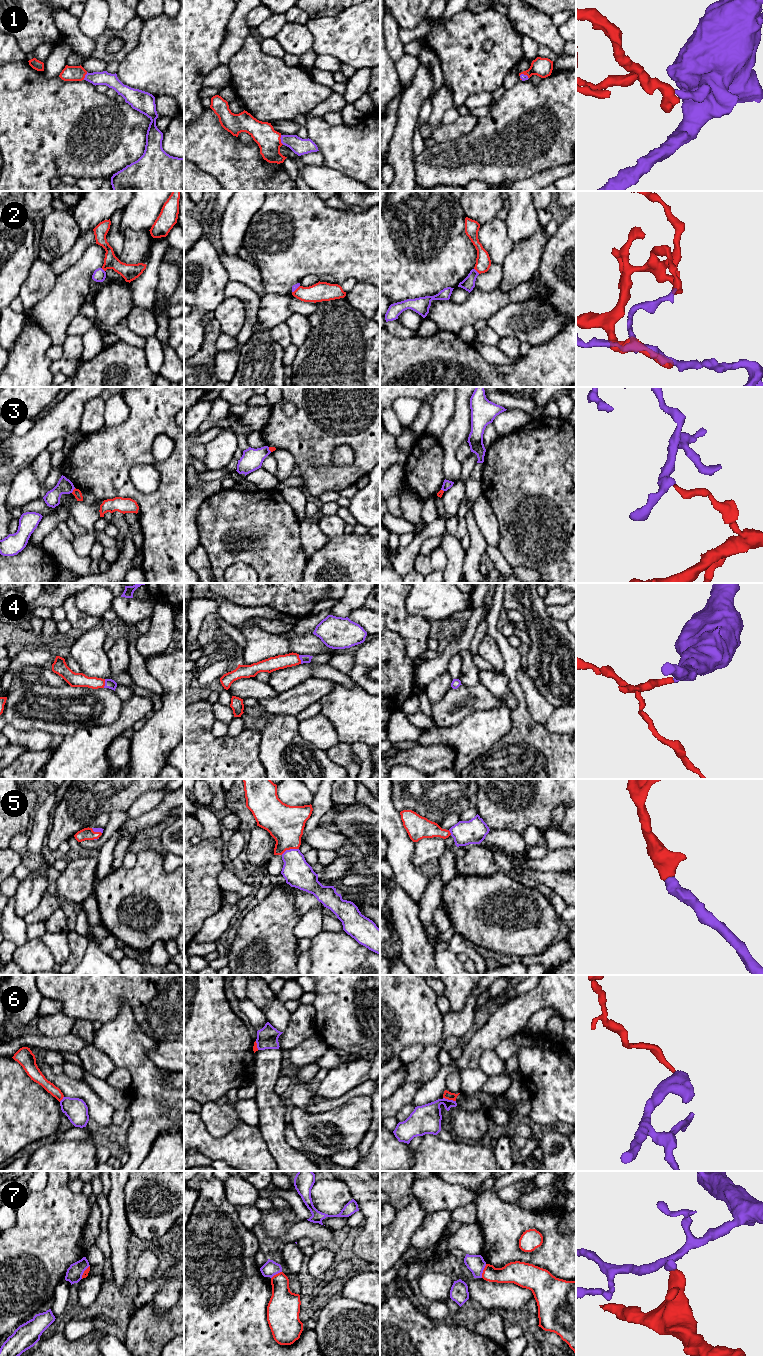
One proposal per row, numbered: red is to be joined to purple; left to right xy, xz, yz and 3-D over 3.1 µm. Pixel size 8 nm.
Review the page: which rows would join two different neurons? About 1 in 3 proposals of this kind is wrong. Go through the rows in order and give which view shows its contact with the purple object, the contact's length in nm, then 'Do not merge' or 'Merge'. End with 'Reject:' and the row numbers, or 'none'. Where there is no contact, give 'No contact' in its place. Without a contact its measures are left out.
1: Touches purple in xz. Shared border 80 nm. Merge
2: Touches purple in yz. Shared border 60 nm. Do not merge
3: Touches purple in xy. Shared border 50 nm. Do not merge
4: Touches purple in xy. Shared border 70 nm. Merge
5: Touches purple in xz. Shared border 150 nm. Merge
6: Touches purple in yz. Shared border 110 nm. Do not merge
7: Touches purple in yz. Shared border 120 nm. Do not merge
Reject: 2, 3, 6, 7

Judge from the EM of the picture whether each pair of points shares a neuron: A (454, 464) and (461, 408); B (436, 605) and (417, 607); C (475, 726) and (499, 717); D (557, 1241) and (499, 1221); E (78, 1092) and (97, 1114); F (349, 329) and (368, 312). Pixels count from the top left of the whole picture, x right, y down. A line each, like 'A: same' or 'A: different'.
A: same
B: same
C: same
D: same
E: same
F: different

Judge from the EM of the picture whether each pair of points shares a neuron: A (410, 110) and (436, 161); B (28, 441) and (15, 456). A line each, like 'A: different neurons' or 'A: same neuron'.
A: different neurons
B: same neuron

